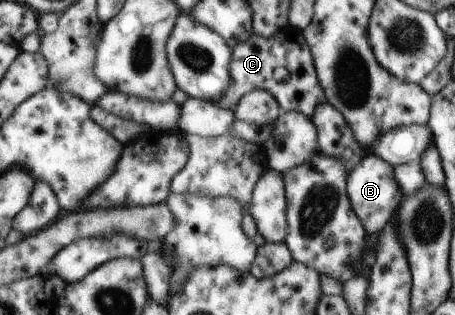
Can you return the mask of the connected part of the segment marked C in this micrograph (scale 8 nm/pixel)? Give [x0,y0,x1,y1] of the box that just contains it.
[218,26,326,118]

